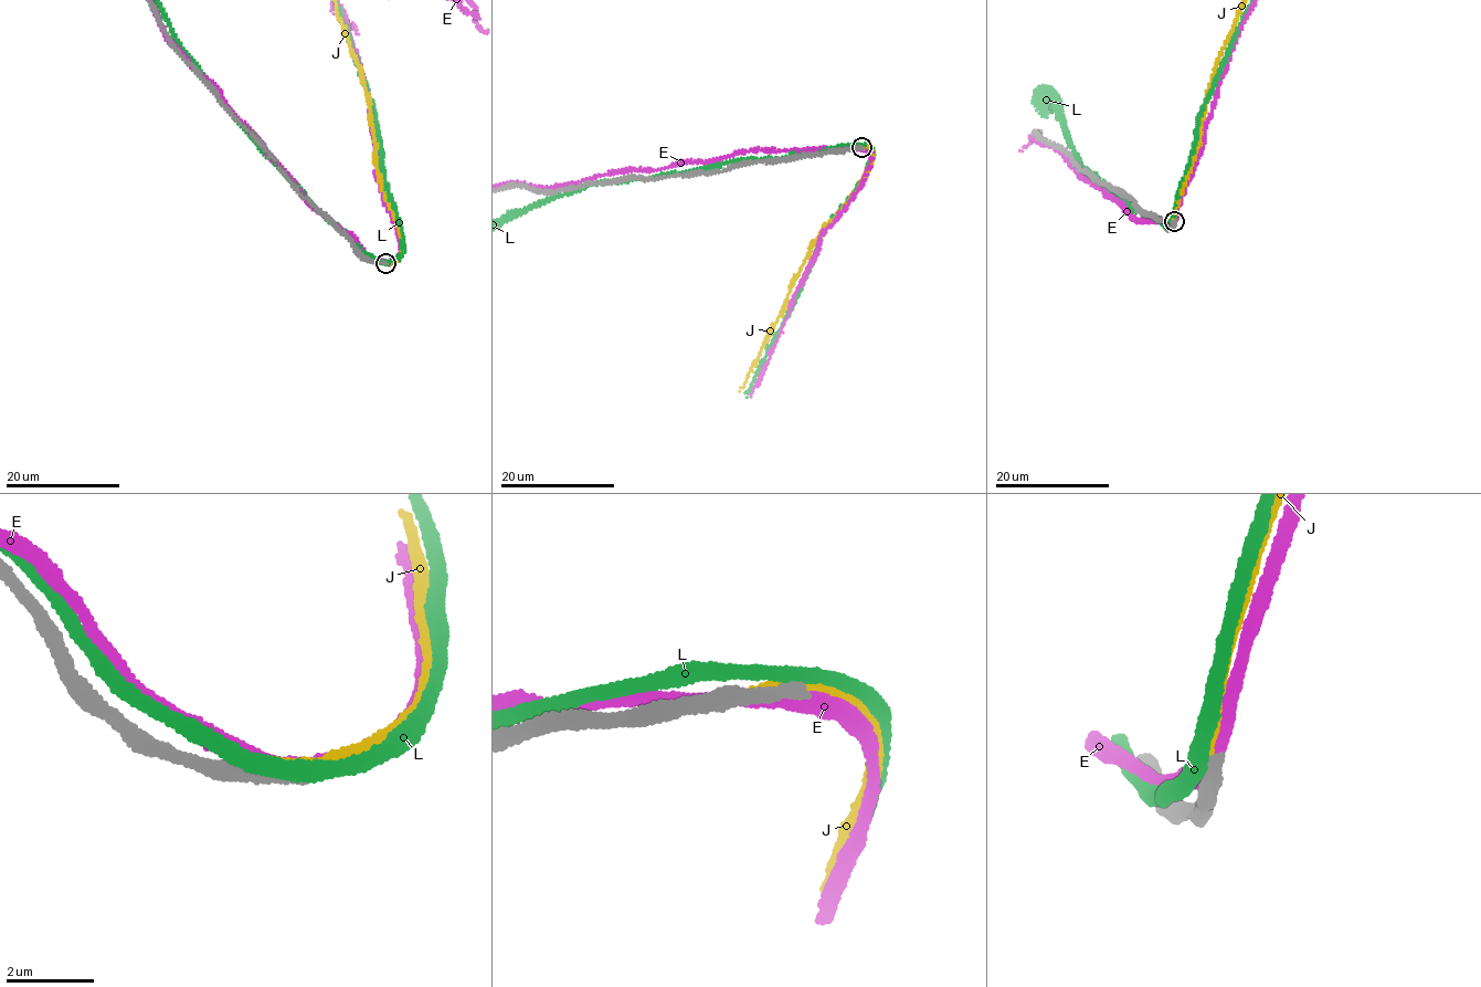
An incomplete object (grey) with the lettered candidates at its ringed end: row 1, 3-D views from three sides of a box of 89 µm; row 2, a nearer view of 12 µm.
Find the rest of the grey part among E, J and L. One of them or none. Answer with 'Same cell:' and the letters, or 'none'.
Same cell: none

